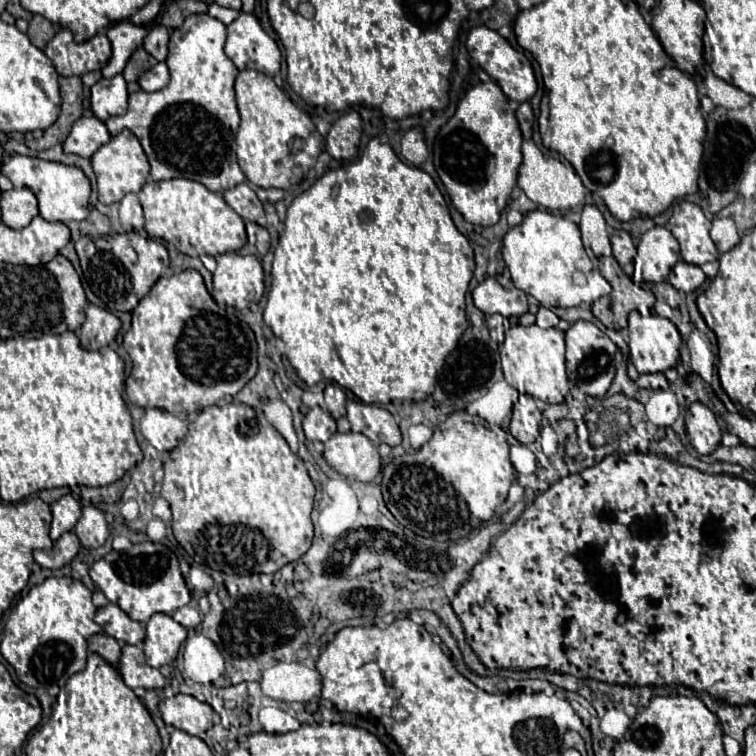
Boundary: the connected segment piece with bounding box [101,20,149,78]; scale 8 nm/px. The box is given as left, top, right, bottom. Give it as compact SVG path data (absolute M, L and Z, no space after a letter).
M123 20L117 26L107 30L107 38L111 40L113 54L107 62L107 66L101 70L103 78L113 78L115 74L121 74L129 56L143 44L143 38L149 30L139 30L139 26L131 26L131 22Z

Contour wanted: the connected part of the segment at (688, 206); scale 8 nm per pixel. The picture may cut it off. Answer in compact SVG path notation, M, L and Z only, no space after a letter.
M681 200L673 206L673 214L667 222L667 228L677 238L681 246L681 258L689 264L715 262L719 252L709 238L711 220L705 218L703 210L687 200Z

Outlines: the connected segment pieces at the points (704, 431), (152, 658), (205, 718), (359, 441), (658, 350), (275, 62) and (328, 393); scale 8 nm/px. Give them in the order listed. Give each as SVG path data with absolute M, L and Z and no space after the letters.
M693 402L685 414L685 426L693 448L699 454L711 454L721 442L721 428L711 408L701 402Z
M153 614L147 622L147 636L143 642L147 664L153 668L171 664L177 658L179 646L185 638L187 630L181 624L177 624L171 616Z
M177 694L173 698L161 700L159 712L167 726L183 730L191 736L201 736L211 726L213 718L213 708L209 704L199 702L187 694Z
M337 432L325 442L327 464L347 480L371 482L381 472L379 446L365 434Z
M637 310L629 314L629 361L635 364L639 374L653 374L665 372L667 368L675 368L679 362L679 344L679 330L667 318L661 318L657 314L641 316Z
M241 14L227 26L229 42L225 42L225 54L233 64L243 70L253 68L267 76L275 76L281 68L281 52L273 38L261 28L253 14Z
M330 383L325 388L325 404L327 404L327 408L335 420L346 415L346 401L346 395L338 384Z

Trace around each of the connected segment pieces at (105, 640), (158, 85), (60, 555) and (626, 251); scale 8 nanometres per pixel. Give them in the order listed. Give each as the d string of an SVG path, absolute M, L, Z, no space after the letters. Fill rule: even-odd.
M101 632L101 634L95 634L89 638L89 652L99 654L103 660L107 660L111 666L115 666L121 656L121 646L115 638Z
M159 62L147 74L143 74L143 78L139 78L139 86L143 92L157 92L163 90L167 84L169 84L169 72L165 62Z
M73 532L63 534L51 550L35 550L33 558L41 568L61 568L79 552L79 538Z
M615 230L613 232L611 246L613 246L613 256L619 262L619 266L625 266L625 264L629 264L635 258L633 238L625 230Z

